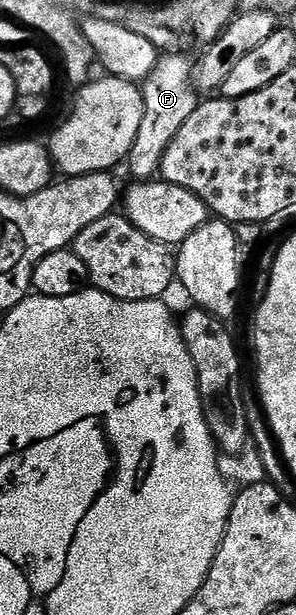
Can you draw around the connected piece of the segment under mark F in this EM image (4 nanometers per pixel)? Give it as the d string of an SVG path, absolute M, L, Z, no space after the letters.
M187 54L160 55L155 69L142 81L143 117L141 130L137 130L137 138L129 150L125 168L135 175L134 179L146 182L160 175L159 167L165 158L165 150L169 150L169 142L177 138L177 130L185 126L189 114L200 104L200 97L193 83L193 60Z

